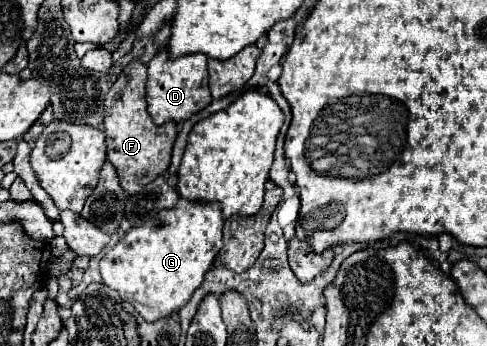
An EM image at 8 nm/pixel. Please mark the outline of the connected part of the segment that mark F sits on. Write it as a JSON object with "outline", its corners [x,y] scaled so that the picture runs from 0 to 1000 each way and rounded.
{"outline":[[[271,173],[242,214],[214,289],[214,382],[222,416],[222,462],[234,474],[246,532],[259,561],[283,555],[308,520],[329,509],[349,480],[353,416],[366,387],[361,353],[341,353],[333,364],[316,358],[300,318],[300,185]]]}

